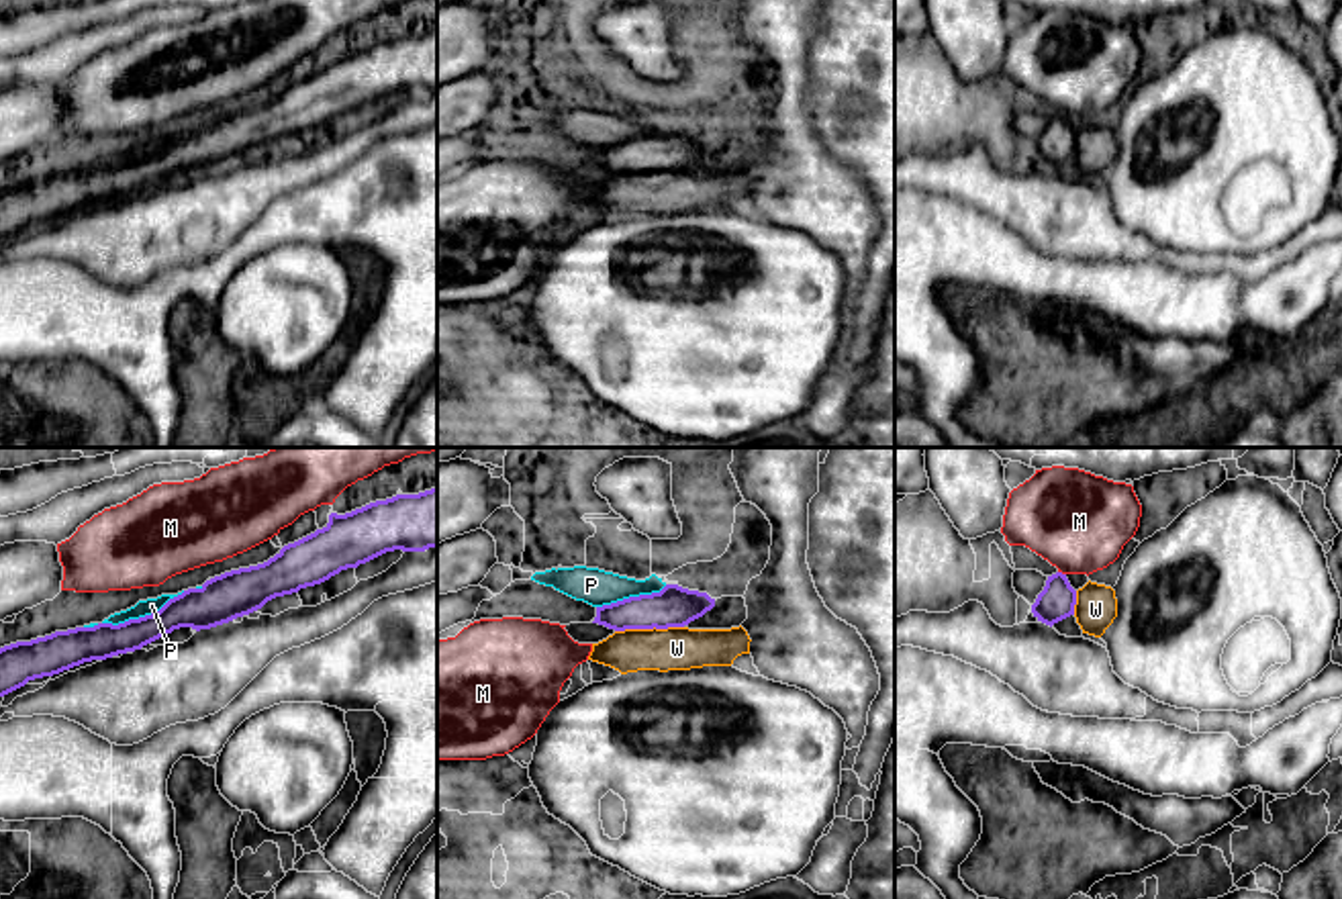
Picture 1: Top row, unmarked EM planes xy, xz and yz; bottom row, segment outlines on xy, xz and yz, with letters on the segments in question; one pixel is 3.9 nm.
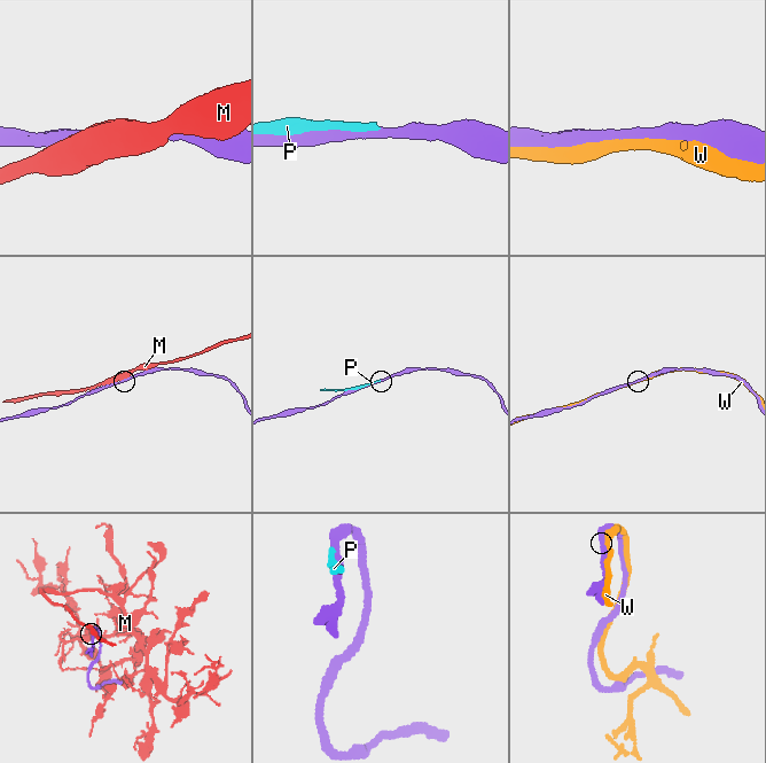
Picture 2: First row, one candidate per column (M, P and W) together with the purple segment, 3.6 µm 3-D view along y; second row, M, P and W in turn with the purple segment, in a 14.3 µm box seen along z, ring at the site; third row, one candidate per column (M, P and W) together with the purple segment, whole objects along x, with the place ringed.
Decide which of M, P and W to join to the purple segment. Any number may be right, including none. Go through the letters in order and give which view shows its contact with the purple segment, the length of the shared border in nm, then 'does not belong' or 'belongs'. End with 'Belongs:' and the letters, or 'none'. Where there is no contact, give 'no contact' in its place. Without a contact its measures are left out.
M: meets purple in yz; contact 40 nm long; does not belong
P: meets purple in xy; contact 360 nm long; does not belong
W: meets purple in xz; contact 280 nm long; does not belong
Belongs: none

